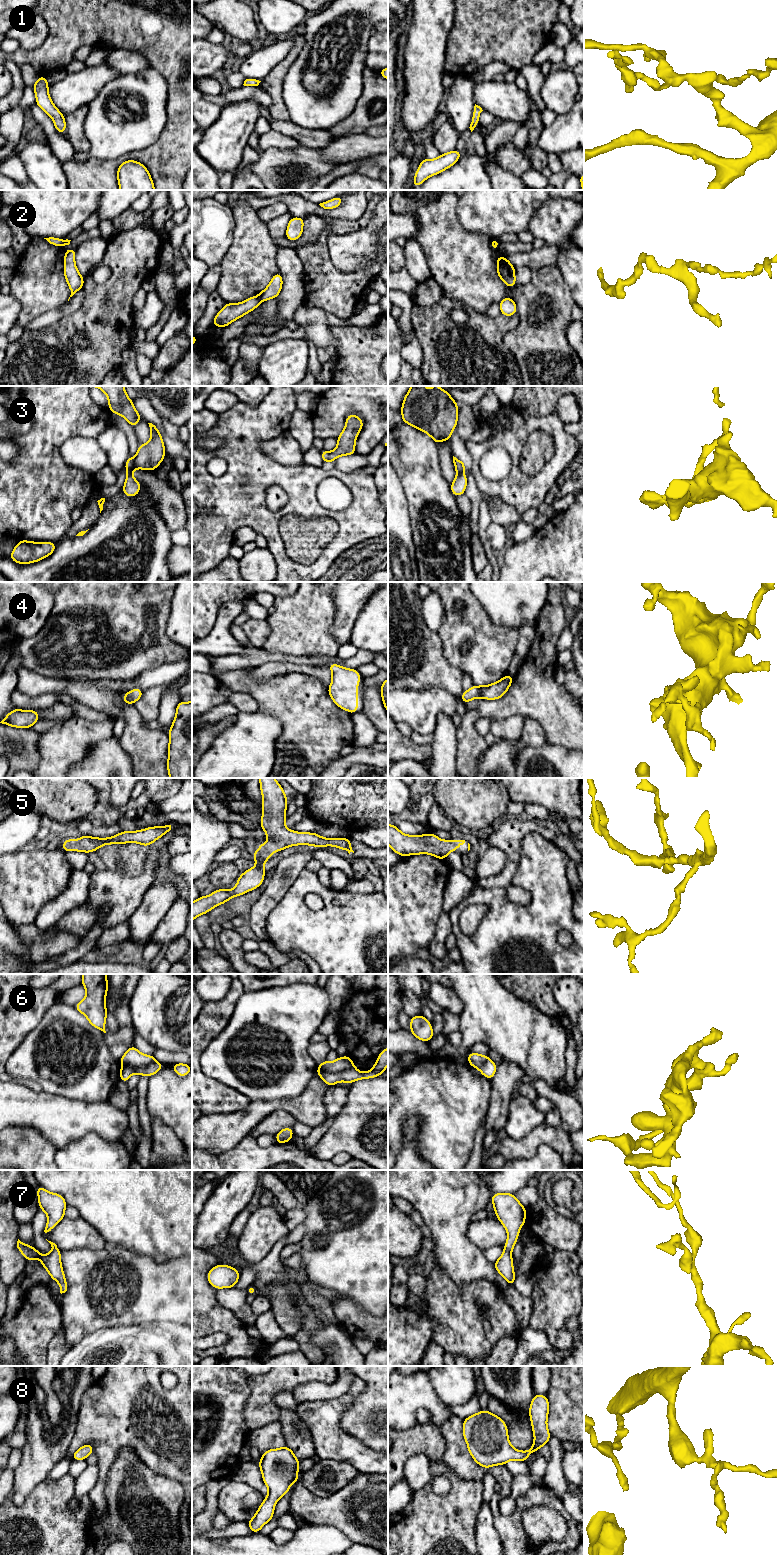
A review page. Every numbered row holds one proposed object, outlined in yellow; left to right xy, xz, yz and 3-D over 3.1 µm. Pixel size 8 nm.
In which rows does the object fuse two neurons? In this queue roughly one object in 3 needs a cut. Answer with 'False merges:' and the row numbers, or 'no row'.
False merges: 2, 6

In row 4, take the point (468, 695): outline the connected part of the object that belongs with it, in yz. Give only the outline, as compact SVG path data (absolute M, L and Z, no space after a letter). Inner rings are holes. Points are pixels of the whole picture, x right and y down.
M507 674L501 680L490 685L476 686L463 691L461 694L462 702L466 705L469 701L475 698L483 698L487 700L495 700L502 698L513 682L513 676Z

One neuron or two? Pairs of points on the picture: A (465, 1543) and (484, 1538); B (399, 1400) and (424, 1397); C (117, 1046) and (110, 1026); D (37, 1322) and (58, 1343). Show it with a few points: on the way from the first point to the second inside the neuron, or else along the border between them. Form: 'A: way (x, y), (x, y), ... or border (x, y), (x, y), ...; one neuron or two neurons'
A: border (475, 1517), (475, 1542), (477, 1544); two neurons
B: way (405, 1397), (418, 1397); one neuron
C: border (112, 1014), (116, 1019), (117, 1028), (106, 1032); two neurons
D: border (61, 1326), (60, 1330), (50, 1341), (46, 1355); two neurons

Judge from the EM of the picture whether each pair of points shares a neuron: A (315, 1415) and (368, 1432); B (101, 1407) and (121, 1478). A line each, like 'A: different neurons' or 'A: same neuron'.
A: different neurons
B: different neurons

